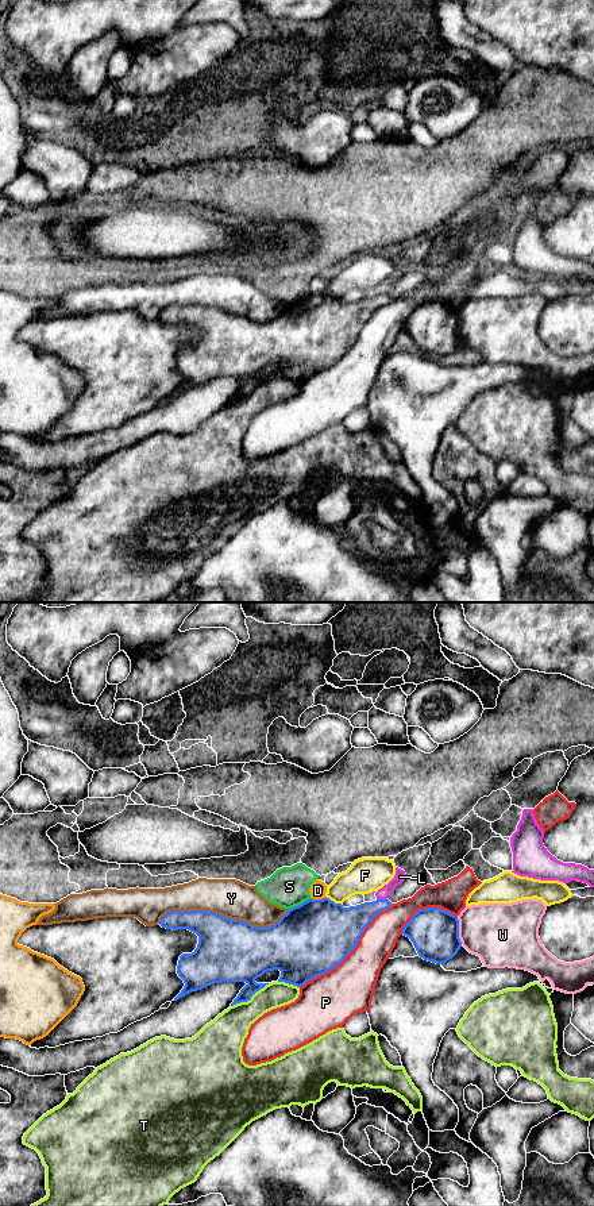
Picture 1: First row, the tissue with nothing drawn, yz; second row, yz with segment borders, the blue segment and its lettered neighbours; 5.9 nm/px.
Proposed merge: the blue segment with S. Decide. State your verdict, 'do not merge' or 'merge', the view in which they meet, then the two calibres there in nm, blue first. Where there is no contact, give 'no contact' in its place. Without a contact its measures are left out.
do not merge; contact in yz; calibres 420 and 240 nm

